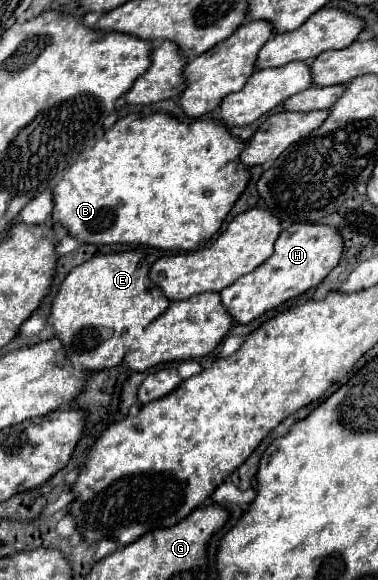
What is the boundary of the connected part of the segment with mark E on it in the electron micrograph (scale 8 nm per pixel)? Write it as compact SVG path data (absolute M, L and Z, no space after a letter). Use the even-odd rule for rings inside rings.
M127 250L91 258L61 282L51 302L49 322L73 366L99 372L117 366L131 338L165 312L169 302L149 280L149 258L143 250Z

